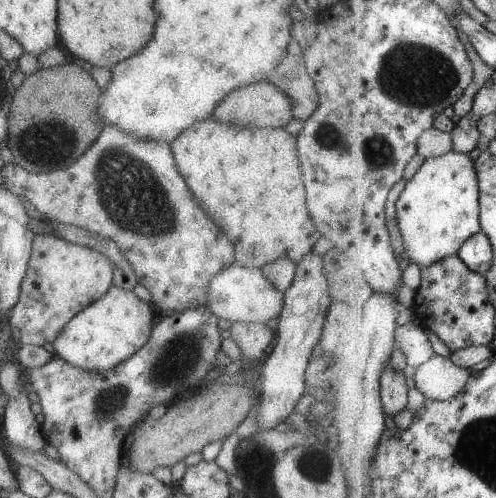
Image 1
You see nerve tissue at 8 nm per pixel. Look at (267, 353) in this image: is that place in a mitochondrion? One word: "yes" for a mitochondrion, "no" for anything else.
no

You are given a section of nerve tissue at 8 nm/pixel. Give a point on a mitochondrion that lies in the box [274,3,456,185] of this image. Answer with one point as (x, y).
(378, 152)

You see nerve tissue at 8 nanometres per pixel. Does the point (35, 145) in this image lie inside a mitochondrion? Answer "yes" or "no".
yes

